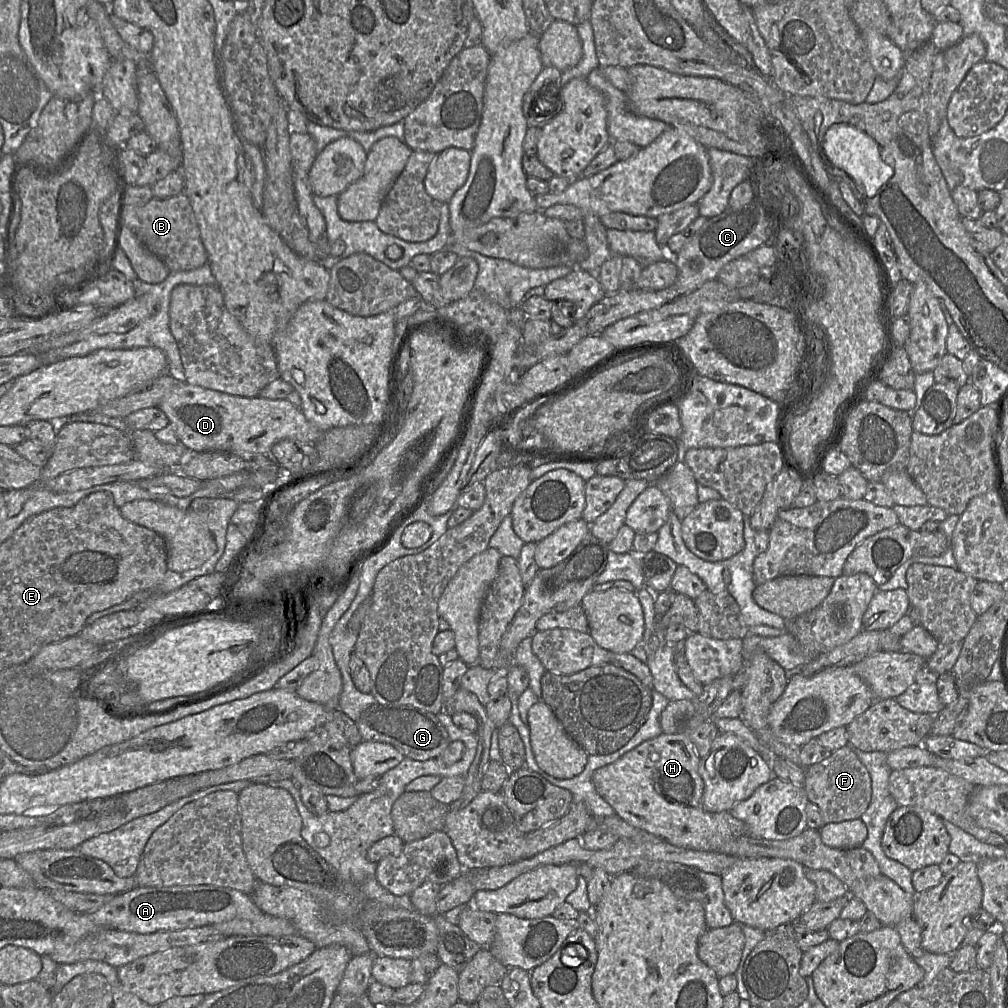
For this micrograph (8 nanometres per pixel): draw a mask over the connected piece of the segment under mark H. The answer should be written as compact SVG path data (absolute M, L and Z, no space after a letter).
M734 676L717 679L703 685L704 690L695 701L694 712L684 725L684 728L674 734L664 734L649 739L615 762L597 769L592 782L600 795L615 811L615 814L629 825L651 833L667 843L684 849L717 852L720 844L726 840L748 835L744 822L735 818L730 811L712 813L703 809L702 797L704 783L699 775L700 757L697 755L688 734L704 721L712 721L715 710L733 691Z

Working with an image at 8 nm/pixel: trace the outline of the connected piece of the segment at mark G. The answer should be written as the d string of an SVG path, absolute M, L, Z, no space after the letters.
M374 703L357 720L362 741L384 742L394 746L404 757L425 761L437 758L452 742L437 715L407 705Z

